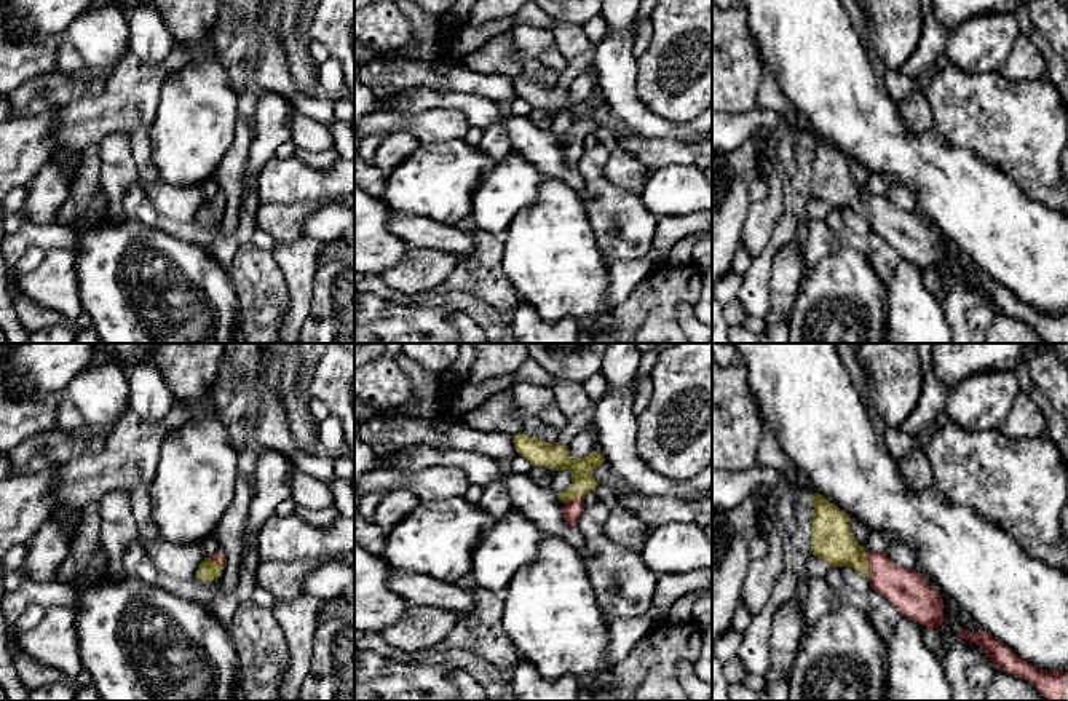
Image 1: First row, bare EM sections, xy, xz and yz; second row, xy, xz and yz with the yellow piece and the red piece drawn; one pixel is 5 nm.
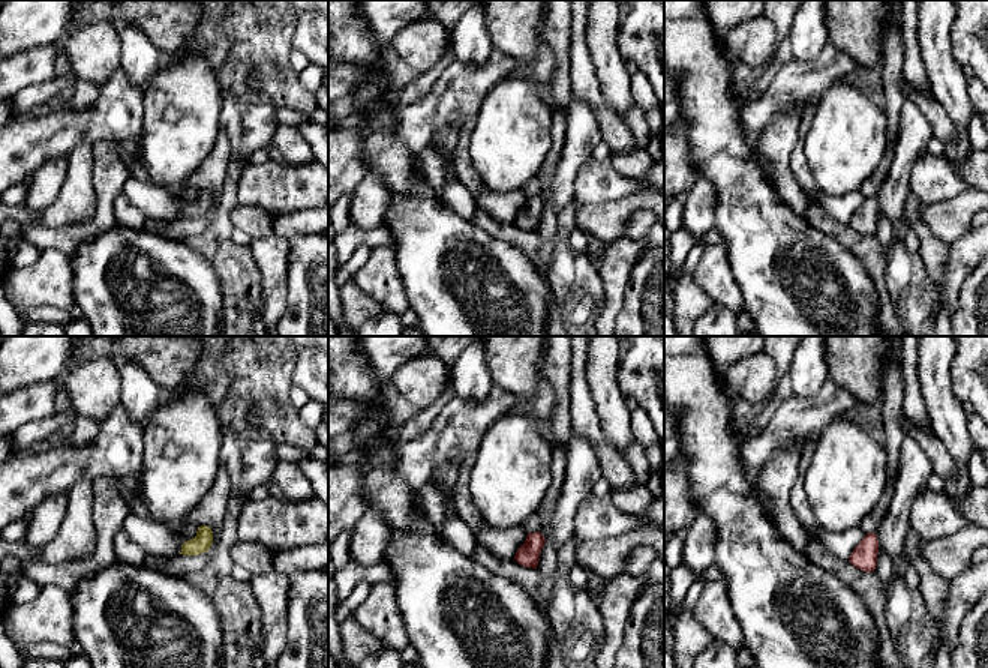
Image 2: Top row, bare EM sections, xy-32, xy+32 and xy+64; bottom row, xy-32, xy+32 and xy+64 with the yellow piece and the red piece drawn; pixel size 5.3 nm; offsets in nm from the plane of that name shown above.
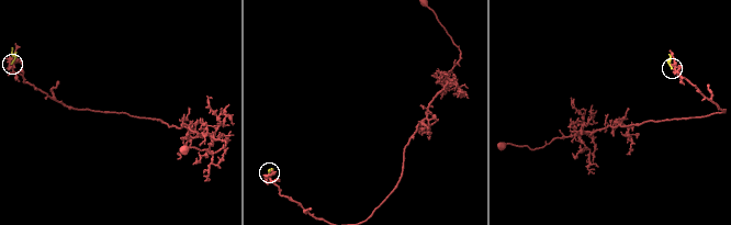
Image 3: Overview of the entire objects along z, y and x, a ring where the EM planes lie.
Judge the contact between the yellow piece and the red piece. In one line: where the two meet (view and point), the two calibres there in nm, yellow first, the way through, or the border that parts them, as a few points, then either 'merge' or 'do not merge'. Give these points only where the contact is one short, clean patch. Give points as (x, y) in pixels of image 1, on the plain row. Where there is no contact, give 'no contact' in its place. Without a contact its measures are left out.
yz (867, 208) | 200/200 nm | across yz (830, 176), (867, 208), (875, 208), (905, 232) | merge

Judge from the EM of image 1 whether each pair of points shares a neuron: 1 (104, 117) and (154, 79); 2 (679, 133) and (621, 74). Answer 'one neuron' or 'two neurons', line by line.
1: one neuron
2: one neuron

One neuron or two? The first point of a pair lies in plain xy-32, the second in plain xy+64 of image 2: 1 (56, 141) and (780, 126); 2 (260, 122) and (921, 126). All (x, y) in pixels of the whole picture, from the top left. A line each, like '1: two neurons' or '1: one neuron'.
1: two neurons
2: one neuron

